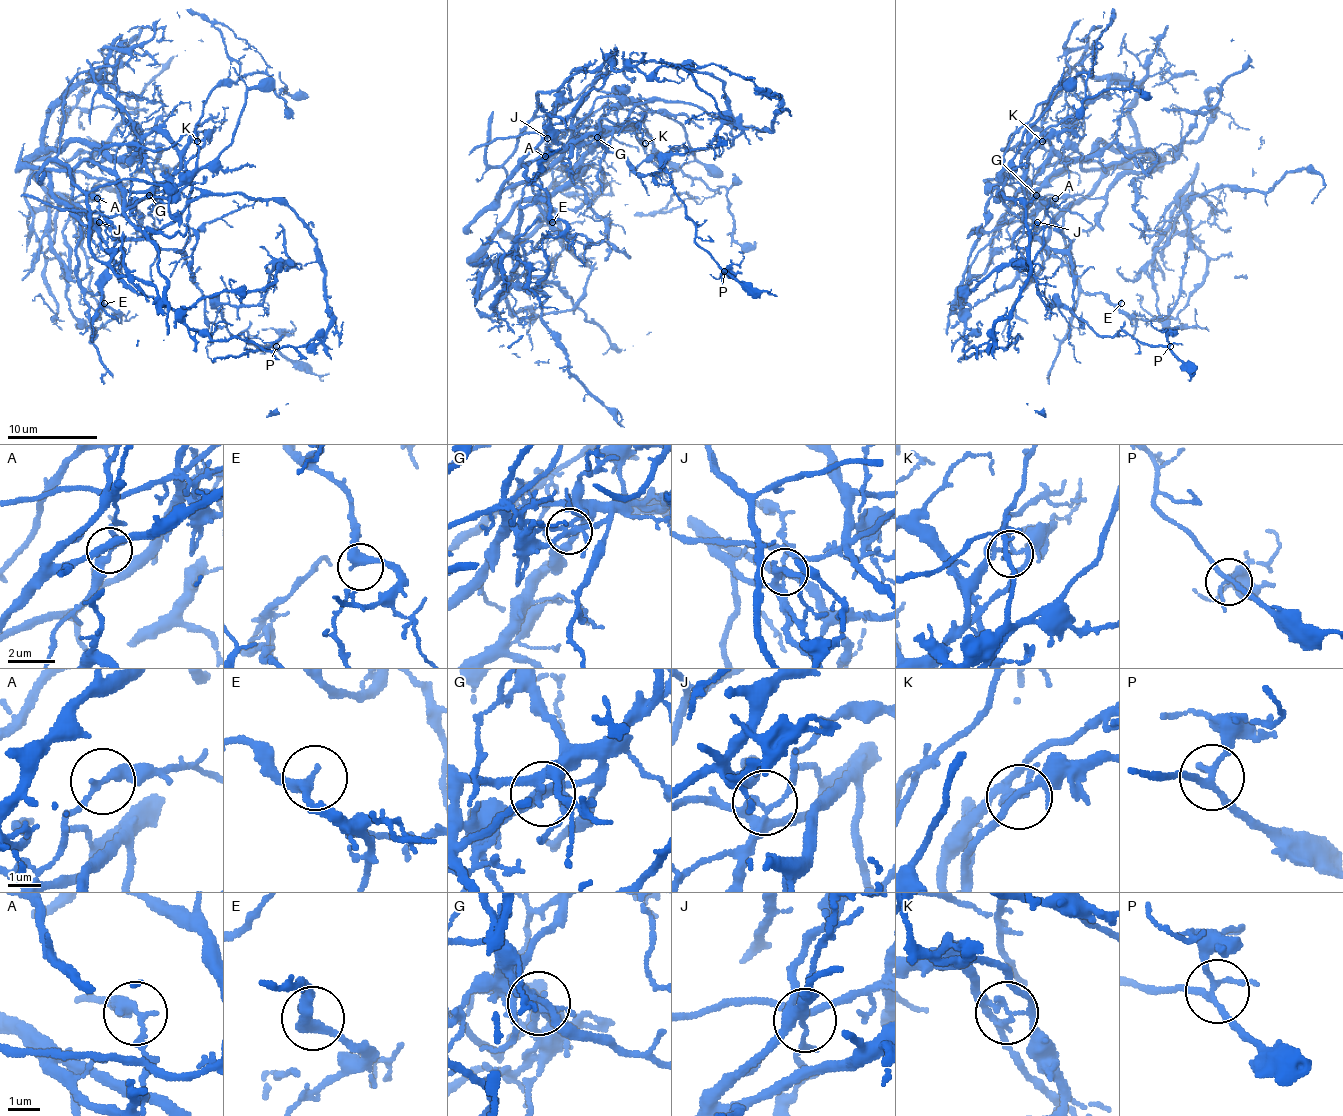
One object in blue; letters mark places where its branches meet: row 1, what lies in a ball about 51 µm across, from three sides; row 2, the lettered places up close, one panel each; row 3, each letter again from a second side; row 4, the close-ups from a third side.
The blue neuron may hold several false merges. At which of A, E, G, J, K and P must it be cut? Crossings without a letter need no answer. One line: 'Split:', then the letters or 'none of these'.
Split: A, G, K

